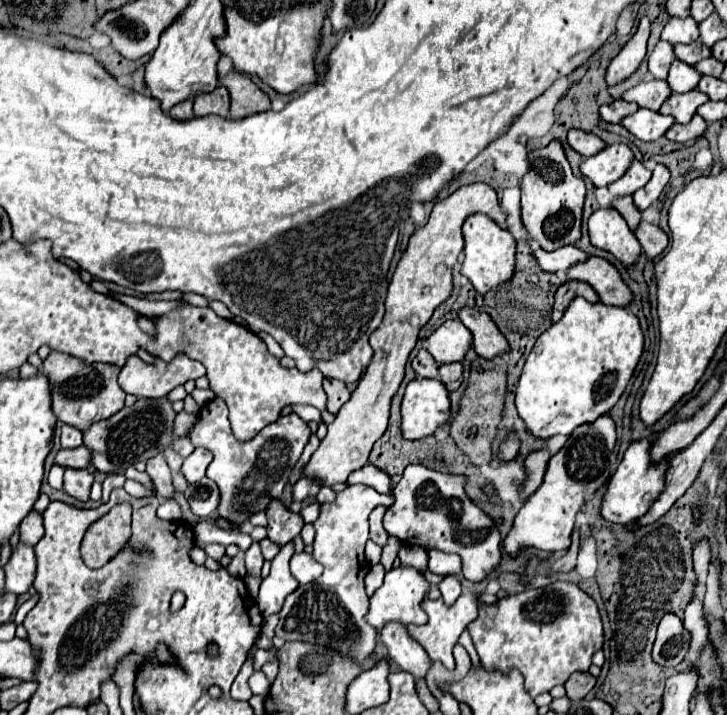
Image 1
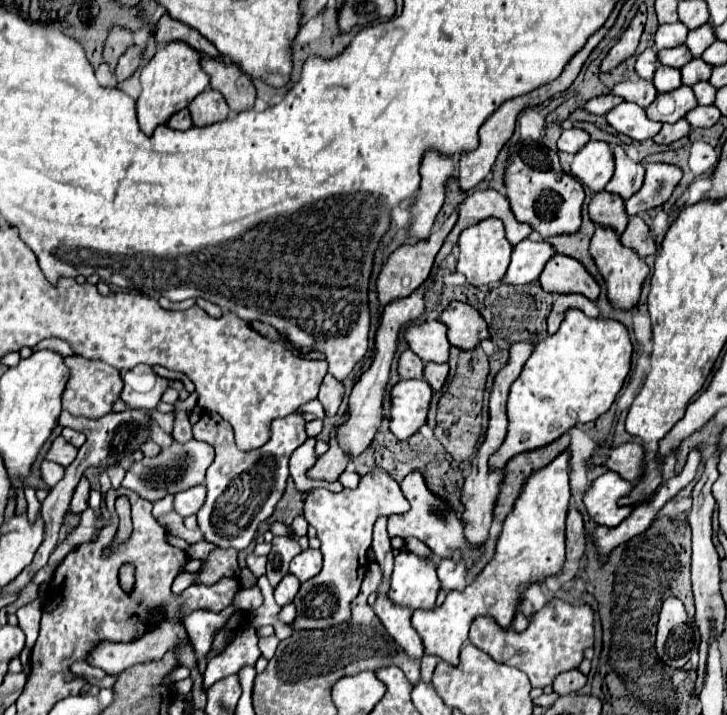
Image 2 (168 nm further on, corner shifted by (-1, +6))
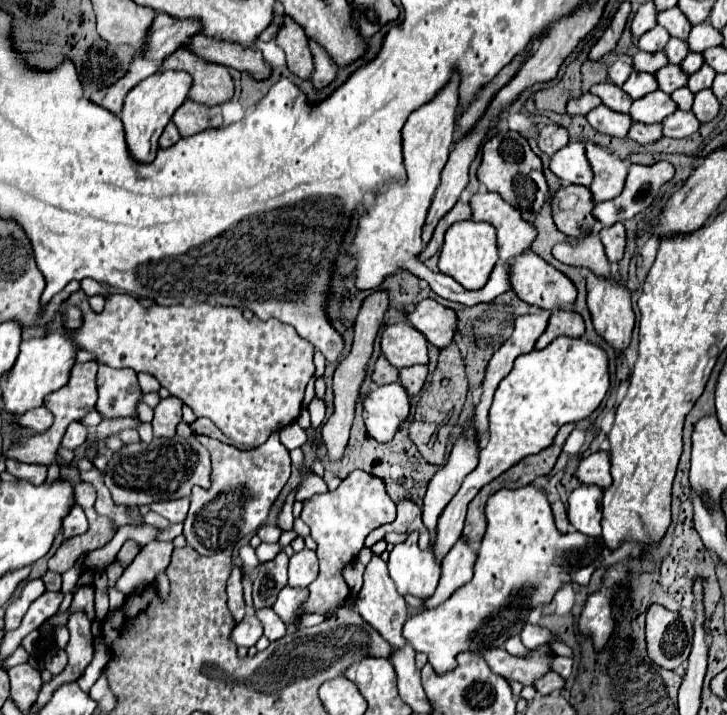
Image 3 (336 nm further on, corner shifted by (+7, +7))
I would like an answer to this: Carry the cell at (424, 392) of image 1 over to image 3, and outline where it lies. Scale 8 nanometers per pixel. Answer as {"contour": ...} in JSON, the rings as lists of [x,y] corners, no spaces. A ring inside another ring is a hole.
{"contour":[[[401,384],[371,386],[363,398],[365,428],[377,442],[389,442],[409,414],[409,394]]]}

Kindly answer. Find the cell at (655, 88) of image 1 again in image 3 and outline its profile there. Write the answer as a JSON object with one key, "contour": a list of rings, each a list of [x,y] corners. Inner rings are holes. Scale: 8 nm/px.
{"contour":[[[609,82],[595,84],[595,86],[591,86],[589,92],[595,94],[595,96],[599,96],[601,102],[607,108],[611,108],[613,112],[619,112],[619,114],[627,114],[629,112],[629,104],[633,102],[633,100],[629,100],[629,96],[625,96],[625,92],[619,86],[609,84]]]}

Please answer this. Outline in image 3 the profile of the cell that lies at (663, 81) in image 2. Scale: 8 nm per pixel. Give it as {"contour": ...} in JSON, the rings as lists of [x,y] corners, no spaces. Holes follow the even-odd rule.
{"contour":[[[631,72],[631,76],[625,80],[625,84],[621,86],[625,94],[629,94],[633,100],[657,90],[657,82],[653,80],[653,74],[645,74],[645,72]]]}

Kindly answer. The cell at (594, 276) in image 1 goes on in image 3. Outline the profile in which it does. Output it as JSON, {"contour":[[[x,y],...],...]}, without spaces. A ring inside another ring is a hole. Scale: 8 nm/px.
{"contour":[[[531,250],[513,258],[509,266],[509,282],[511,282],[511,290],[517,294],[519,300],[545,310],[551,310],[555,306],[563,310],[571,310],[577,298],[577,288],[573,286],[573,282],[567,276],[563,276],[559,270],[555,270],[551,264],[547,264],[543,258],[533,254]]]}

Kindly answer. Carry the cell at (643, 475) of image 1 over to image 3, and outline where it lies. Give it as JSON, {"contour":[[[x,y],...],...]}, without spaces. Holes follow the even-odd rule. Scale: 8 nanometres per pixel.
{"contour":[[[579,486],[571,492],[569,504],[571,526],[585,536],[601,536],[601,488]]]}

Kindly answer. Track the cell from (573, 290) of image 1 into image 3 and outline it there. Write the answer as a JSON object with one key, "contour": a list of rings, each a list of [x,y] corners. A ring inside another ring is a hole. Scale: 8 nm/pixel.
{"contour":[[[557,312],[549,318],[549,326],[547,330],[541,334],[541,338],[537,340],[535,348],[537,350],[543,350],[545,346],[549,346],[555,338],[559,336],[567,336],[567,338],[581,338],[585,332],[585,324],[583,324],[583,318],[575,312]]]}

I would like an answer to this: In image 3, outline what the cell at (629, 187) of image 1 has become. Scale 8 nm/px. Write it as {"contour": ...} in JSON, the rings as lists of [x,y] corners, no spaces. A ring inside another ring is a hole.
{"contour":[[[591,142],[585,144],[585,156],[593,170],[593,184],[589,186],[593,202],[603,202],[617,196],[625,184],[625,162]]]}

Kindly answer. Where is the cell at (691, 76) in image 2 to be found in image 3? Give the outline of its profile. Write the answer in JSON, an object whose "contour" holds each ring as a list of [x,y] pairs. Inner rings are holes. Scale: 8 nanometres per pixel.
{"contour":[[[667,64],[667,66],[663,66],[663,68],[659,68],[659,70],[655,72],[657,86],[659,86],[659,90],[663,90],[665,94],[671,94],[673,90],[685,86],[685,84],[687,84],[687,78],[689,78],[689,76],[685,76],[685,72],[681,72],[679,66],[671,66],[671,64]]]}

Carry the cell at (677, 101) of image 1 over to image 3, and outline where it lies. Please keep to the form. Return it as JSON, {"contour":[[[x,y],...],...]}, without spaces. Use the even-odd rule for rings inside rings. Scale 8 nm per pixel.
{"contour":[[[655,90],[655,92],[635,100],[629,108],[629,116],[635,122],[655,124],[655,122],[665,120],[675,110],[677,110],[677,104],[673,104],[673,100],[669,100],[669,96],[665,96],[665,92]]]}

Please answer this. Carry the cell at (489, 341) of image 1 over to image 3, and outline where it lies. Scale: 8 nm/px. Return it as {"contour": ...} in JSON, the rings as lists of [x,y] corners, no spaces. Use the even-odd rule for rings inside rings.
{"contour":[[[431,298],[417,302],[413,310],[407,312],[407,320],[437,348],[449,346],[449,342],[453,340],[453,328],[457,326],[455,312],[439,306]]]}

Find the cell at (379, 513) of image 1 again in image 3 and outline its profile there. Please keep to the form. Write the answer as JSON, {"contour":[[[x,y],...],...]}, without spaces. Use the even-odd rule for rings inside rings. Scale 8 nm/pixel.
{"contour":[[[373,556],[371,562],[365,568],[365,584],[355,600],[355,610],[361,614],[361,618],[371,624],[391,646],[395,644],[405,644],[405,638],[401,636],[401,628],[407,620],[407,604],[403,600],[403,596],[397,592],[389,572],[387,572],[387,564],[379,558]]]}

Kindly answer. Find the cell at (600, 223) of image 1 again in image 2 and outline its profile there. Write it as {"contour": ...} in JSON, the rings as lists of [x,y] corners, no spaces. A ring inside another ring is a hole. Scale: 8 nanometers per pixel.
{"contour":[[[595,227],[595,233],[591,237],[591,255],[601,271],[601,275],[605,277],[607,283],[607,297],[615,307],[621,309],[631,309],[633,305],[637,305],[639,301],[639,291],[641,291],[641,283],[645,281],[645,277],[649,275],[649,267],[647,263],[637,257],[637,253],[629,247],[625,247],[619,239],[619,233],[615,229],[609,227]]]}

